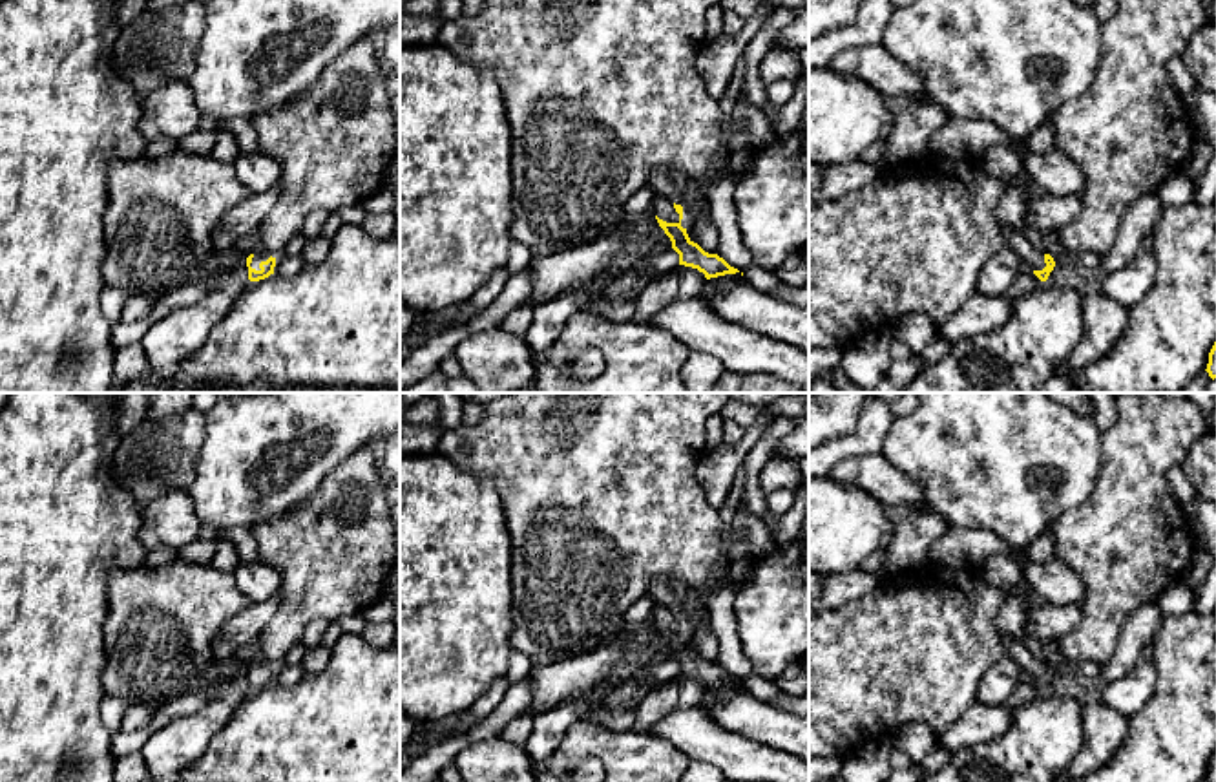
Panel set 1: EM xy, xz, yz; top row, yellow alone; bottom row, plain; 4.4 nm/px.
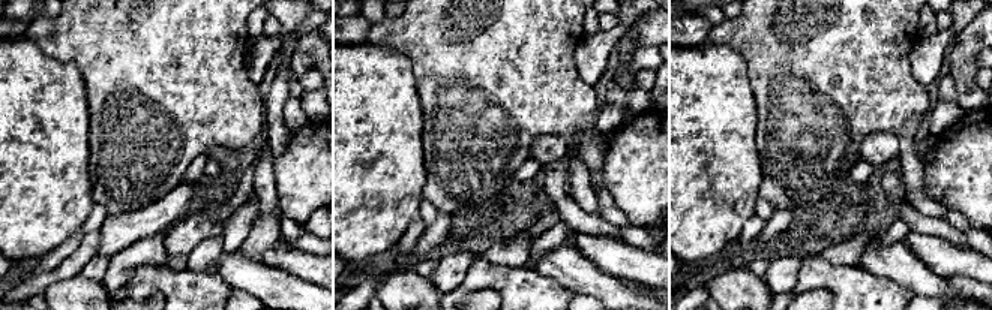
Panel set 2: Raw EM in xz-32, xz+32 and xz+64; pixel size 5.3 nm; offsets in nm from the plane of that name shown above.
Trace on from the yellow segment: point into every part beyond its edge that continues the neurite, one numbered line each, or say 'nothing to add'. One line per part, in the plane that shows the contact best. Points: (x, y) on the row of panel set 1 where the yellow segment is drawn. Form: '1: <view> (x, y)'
1: xz (663, 207)

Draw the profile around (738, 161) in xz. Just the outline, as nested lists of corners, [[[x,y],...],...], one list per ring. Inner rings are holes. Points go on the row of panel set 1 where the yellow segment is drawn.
[[[741,146],[729,155],[727,164],[729,164],[730,172],[734,174],[734,177],[743,175],[743,172],[747,170],[747,166],[750,163],[750,155],[752,155],[750,146]]]

